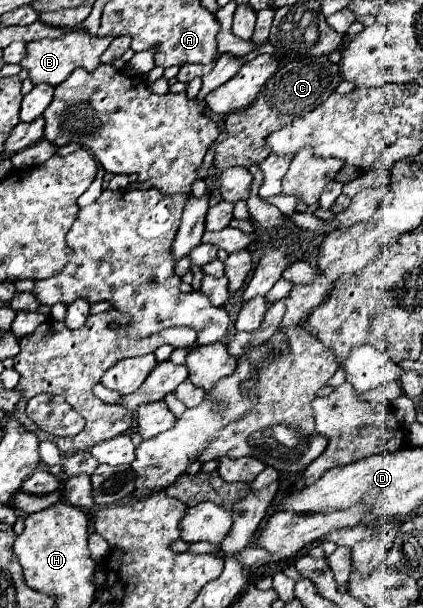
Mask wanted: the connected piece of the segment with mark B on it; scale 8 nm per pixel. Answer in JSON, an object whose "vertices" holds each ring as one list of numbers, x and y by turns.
{"vertices":[[71,31,61,39,31,41,31,43,27,43,27,57,21,61,21,67,29,71,29,79,33,81,33,85,49,83,49,85,57,87,77,67,83,67,89,73,93,73,101,65,99,57,103,55,103,51,109,47,111,41,113,41,111,37,91,37,89,33,83,33,83,31]]}

